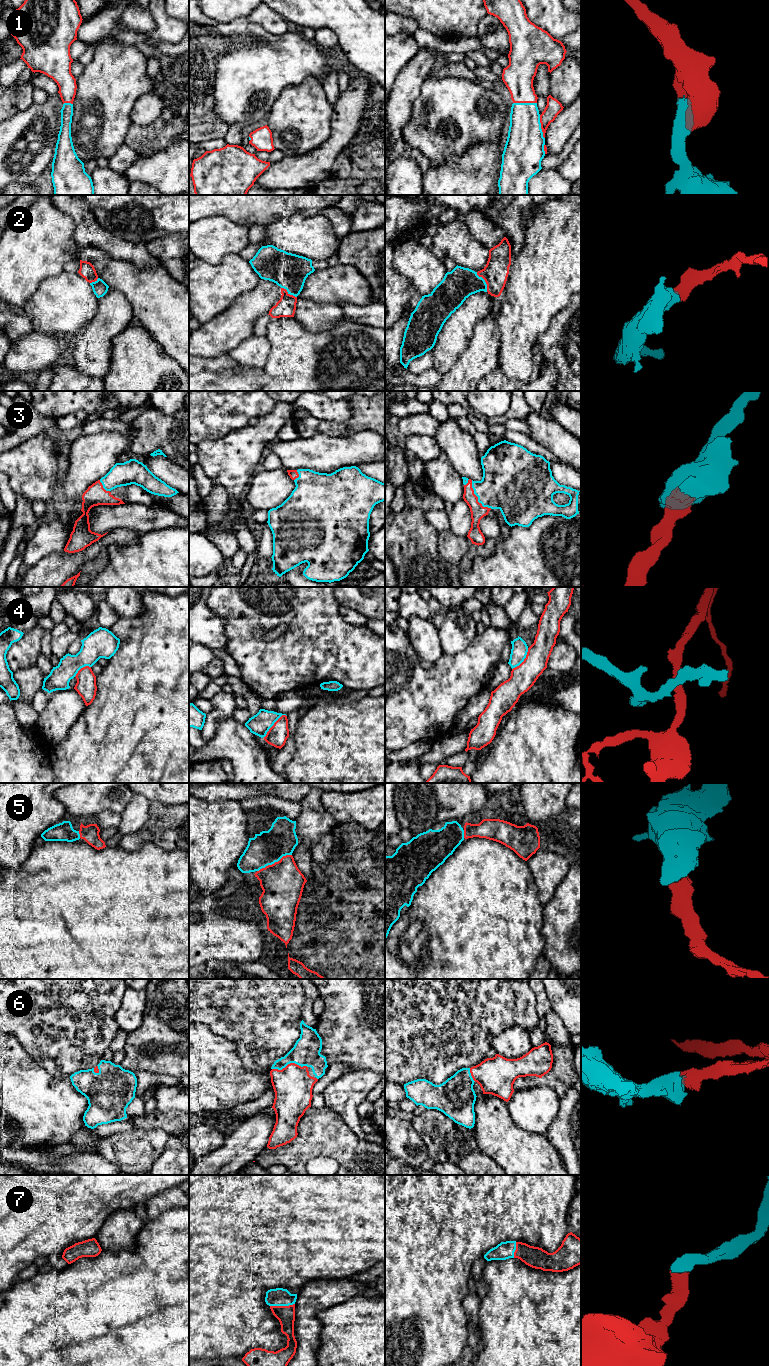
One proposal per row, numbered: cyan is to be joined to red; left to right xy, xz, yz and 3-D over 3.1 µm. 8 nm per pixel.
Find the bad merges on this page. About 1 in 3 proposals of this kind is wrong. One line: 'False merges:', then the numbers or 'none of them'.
False merges: 4

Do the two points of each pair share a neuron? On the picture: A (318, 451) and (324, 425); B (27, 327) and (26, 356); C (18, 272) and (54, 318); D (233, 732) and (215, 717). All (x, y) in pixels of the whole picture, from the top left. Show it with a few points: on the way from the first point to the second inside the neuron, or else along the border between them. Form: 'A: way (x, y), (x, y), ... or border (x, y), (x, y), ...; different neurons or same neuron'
A: border (345, 434), (317, 433), (300, 437); different neurons
B: border (34, 330), (11, 343); different neurons
C: border (50, 276), (41, 282), (29, 301), (22, 308); different neurons
D: border (232, 714), (219, 721), (215, 734), (208, 741); different neurons

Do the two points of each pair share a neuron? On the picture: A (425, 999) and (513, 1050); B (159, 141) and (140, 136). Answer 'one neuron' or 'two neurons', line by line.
A: two neurons
B: one neuron

